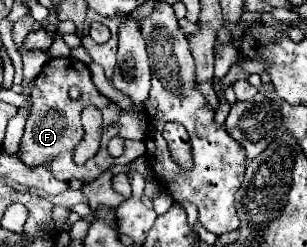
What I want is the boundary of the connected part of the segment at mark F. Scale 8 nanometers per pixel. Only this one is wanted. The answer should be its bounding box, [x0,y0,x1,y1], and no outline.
[19,58,145,182]

